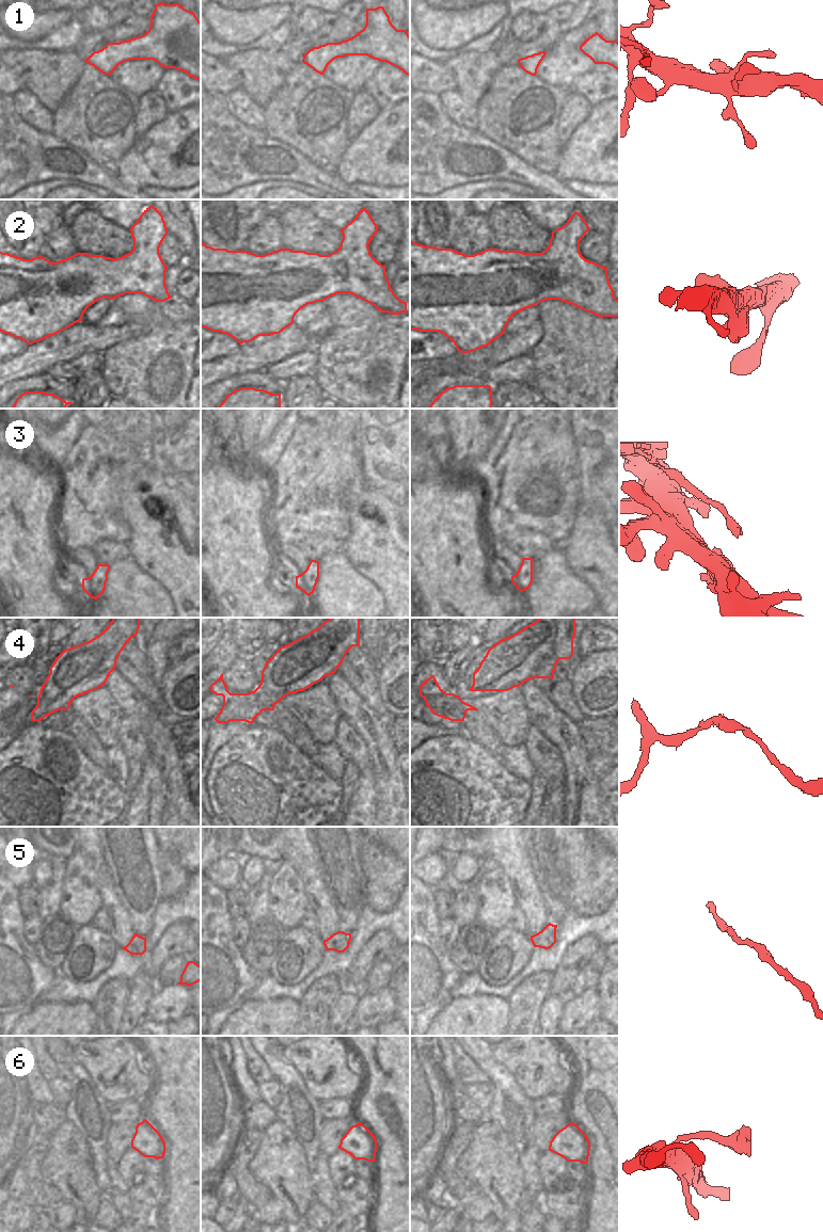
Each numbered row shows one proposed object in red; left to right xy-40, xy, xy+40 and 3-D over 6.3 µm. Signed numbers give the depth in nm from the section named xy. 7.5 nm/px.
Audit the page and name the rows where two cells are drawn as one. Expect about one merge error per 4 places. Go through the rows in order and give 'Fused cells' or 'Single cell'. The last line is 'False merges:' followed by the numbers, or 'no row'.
1: Single cell
2: Single cell
3: Single cell
4: Single cell
5: Single cell
6: Fused cells
False merges: 6

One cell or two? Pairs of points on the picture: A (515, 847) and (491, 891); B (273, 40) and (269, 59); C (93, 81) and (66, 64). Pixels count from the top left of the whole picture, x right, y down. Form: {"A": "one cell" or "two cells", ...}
{"A": "two cells", "B": "two cells", "C": "two cells"}

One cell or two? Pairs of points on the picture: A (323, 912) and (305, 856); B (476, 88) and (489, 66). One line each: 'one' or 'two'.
A: one
B: one

